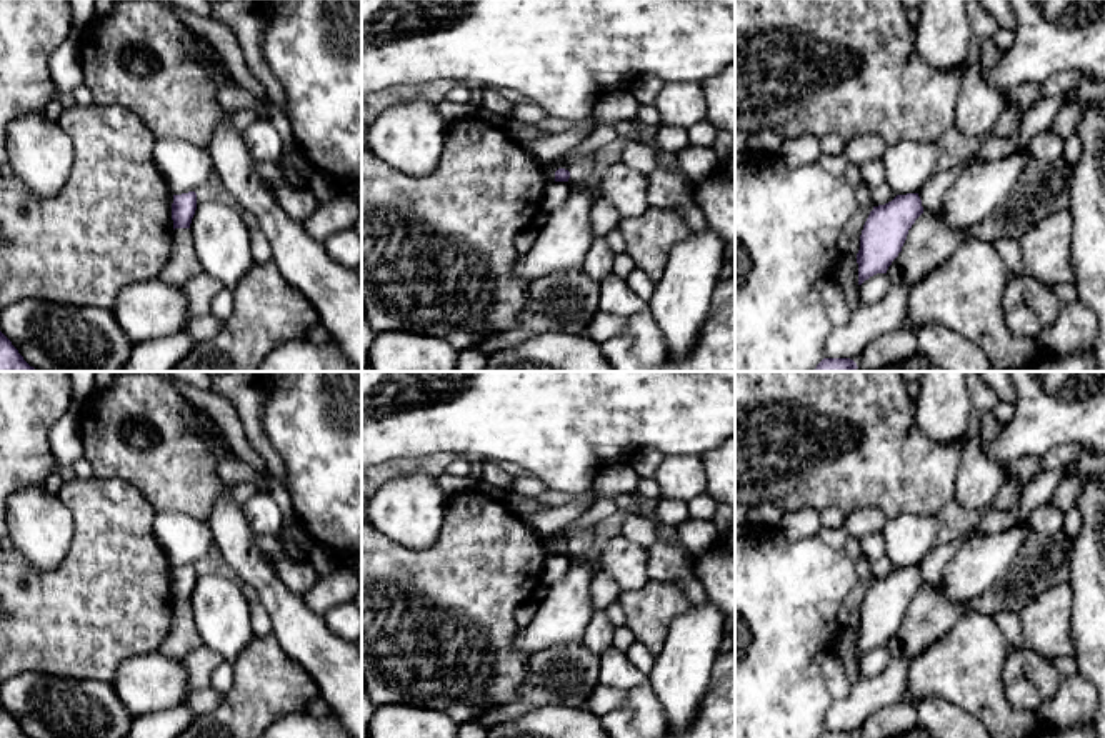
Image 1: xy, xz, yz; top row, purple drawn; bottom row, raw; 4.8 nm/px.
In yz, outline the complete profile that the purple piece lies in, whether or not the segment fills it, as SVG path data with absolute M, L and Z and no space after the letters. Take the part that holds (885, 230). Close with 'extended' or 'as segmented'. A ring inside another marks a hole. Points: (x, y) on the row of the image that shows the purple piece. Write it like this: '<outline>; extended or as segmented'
M918 193L897 195L892 202L873 207L860 235L858 285L877 273L887 273L922 213Z; as segmented

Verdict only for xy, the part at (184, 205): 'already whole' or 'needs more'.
already whole

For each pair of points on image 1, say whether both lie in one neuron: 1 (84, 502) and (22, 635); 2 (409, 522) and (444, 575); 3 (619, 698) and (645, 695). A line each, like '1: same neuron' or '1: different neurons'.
1: same neuron
2: different neurons
3: different neurons

